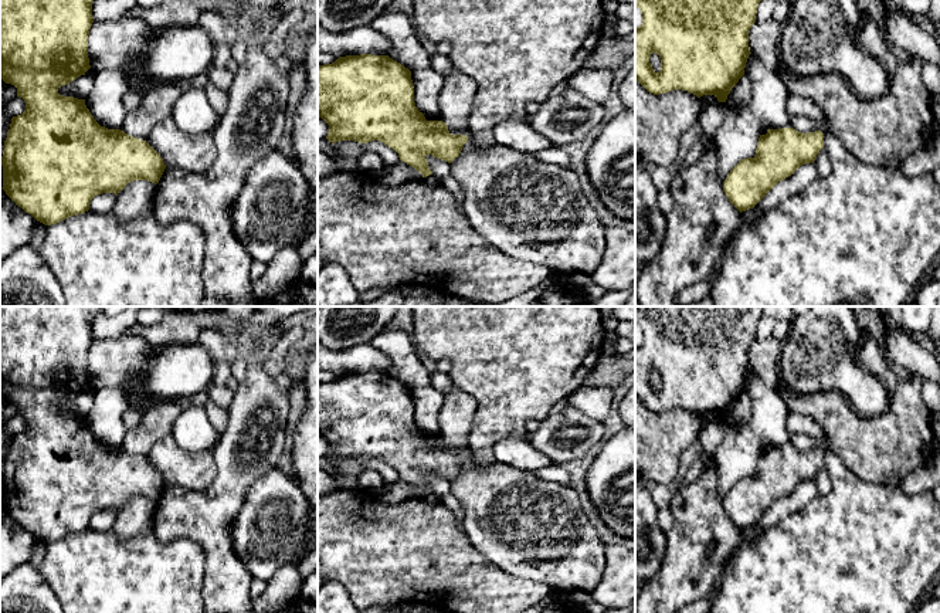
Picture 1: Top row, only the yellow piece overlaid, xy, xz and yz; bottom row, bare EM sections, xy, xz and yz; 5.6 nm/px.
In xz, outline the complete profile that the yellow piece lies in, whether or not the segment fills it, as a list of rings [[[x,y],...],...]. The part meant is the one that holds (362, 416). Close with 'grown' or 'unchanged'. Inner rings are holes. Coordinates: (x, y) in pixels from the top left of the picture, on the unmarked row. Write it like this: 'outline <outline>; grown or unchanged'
outline [[[346,373],[318,385],[318,434],[329,443],[326,457],[332,461],[380,458],[398,471],[423,495],[432,492],[427,473],[451,481],[468,460],[452,453],[440,433],[424,433],[414,420],[411,389],[388,373]]]; grown

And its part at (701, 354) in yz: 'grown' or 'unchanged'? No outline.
unchanged

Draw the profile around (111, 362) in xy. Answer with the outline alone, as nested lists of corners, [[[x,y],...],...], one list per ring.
[[[143,336],[94,338],[88,353],[91,386],[98,390],[138,382],[153,349]]]

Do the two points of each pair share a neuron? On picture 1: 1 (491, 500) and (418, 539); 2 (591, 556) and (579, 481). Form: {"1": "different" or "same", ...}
{"1": "different", "2": "different"}

